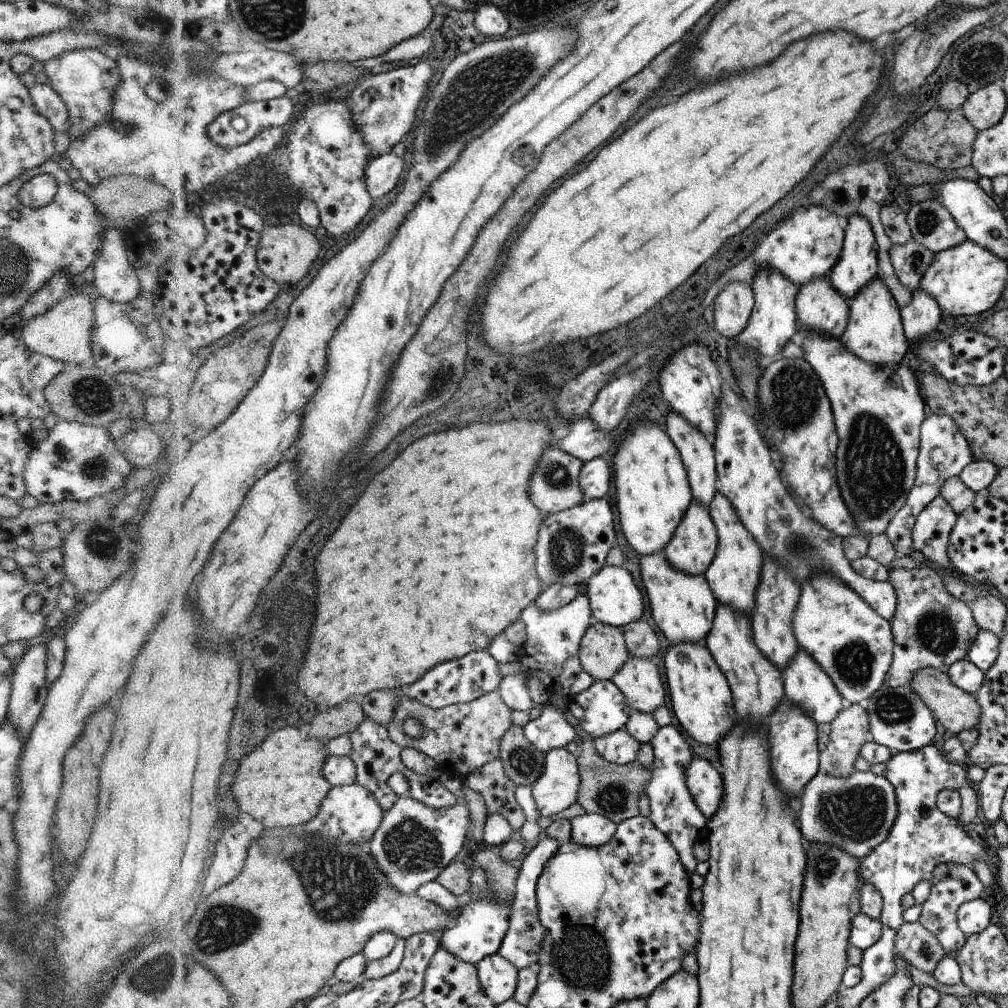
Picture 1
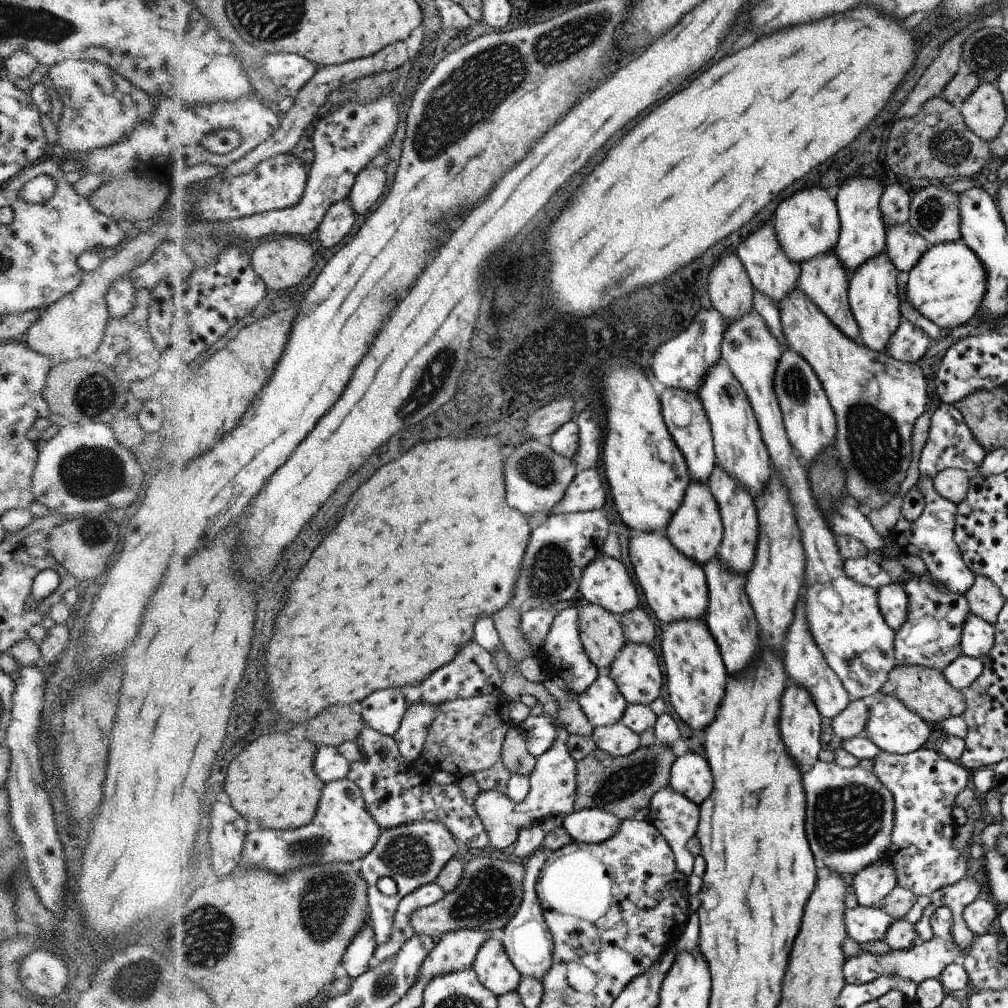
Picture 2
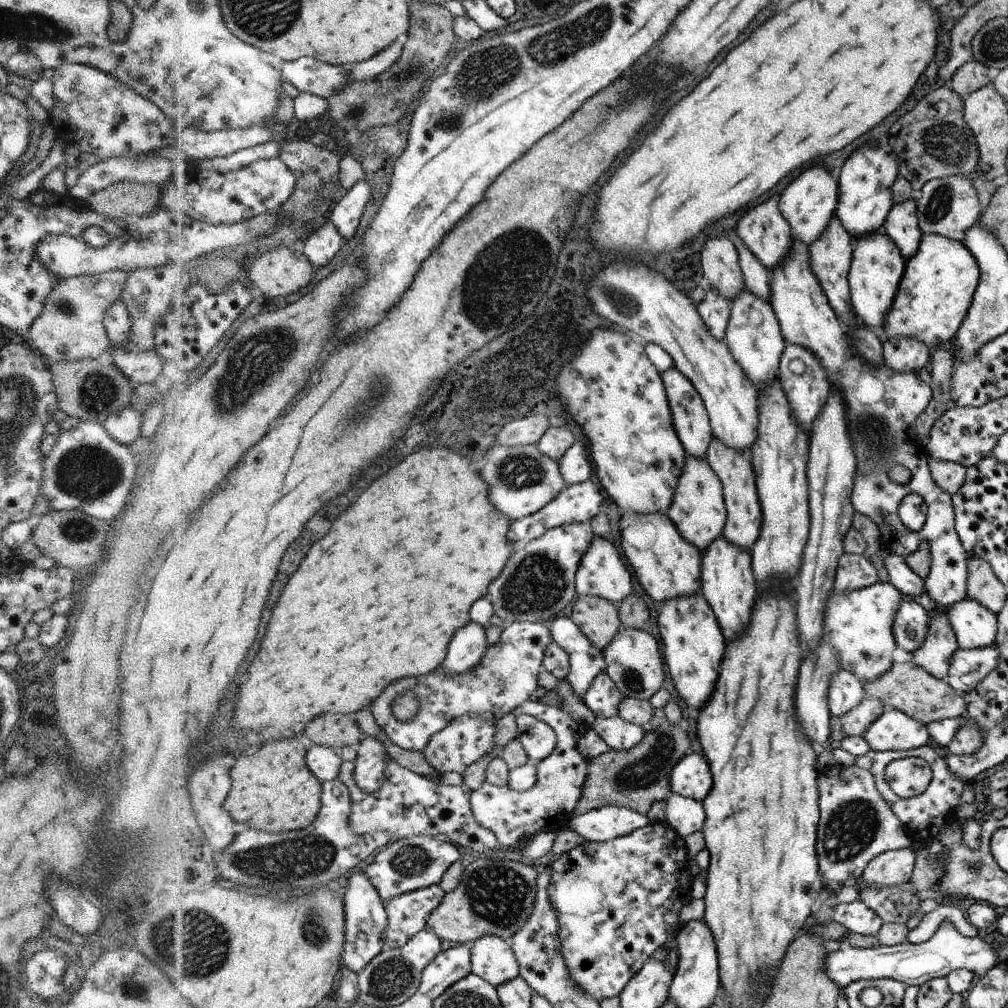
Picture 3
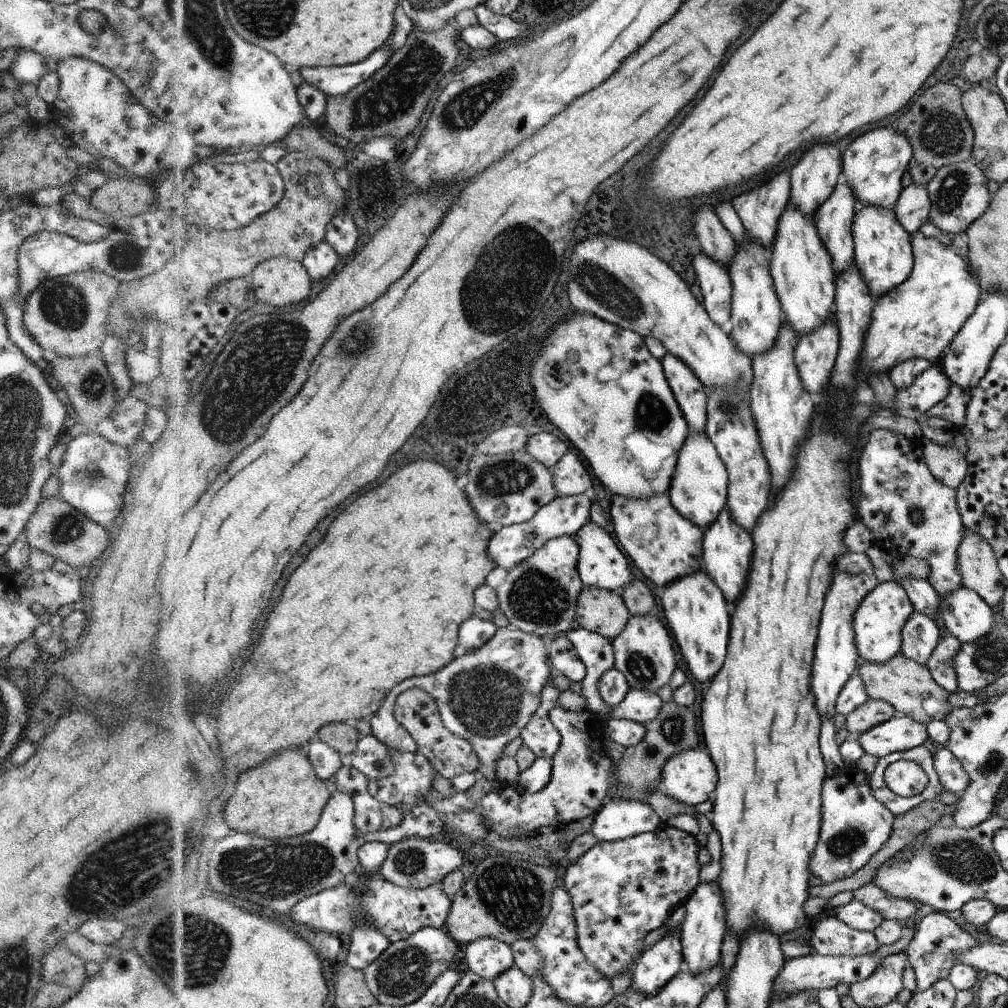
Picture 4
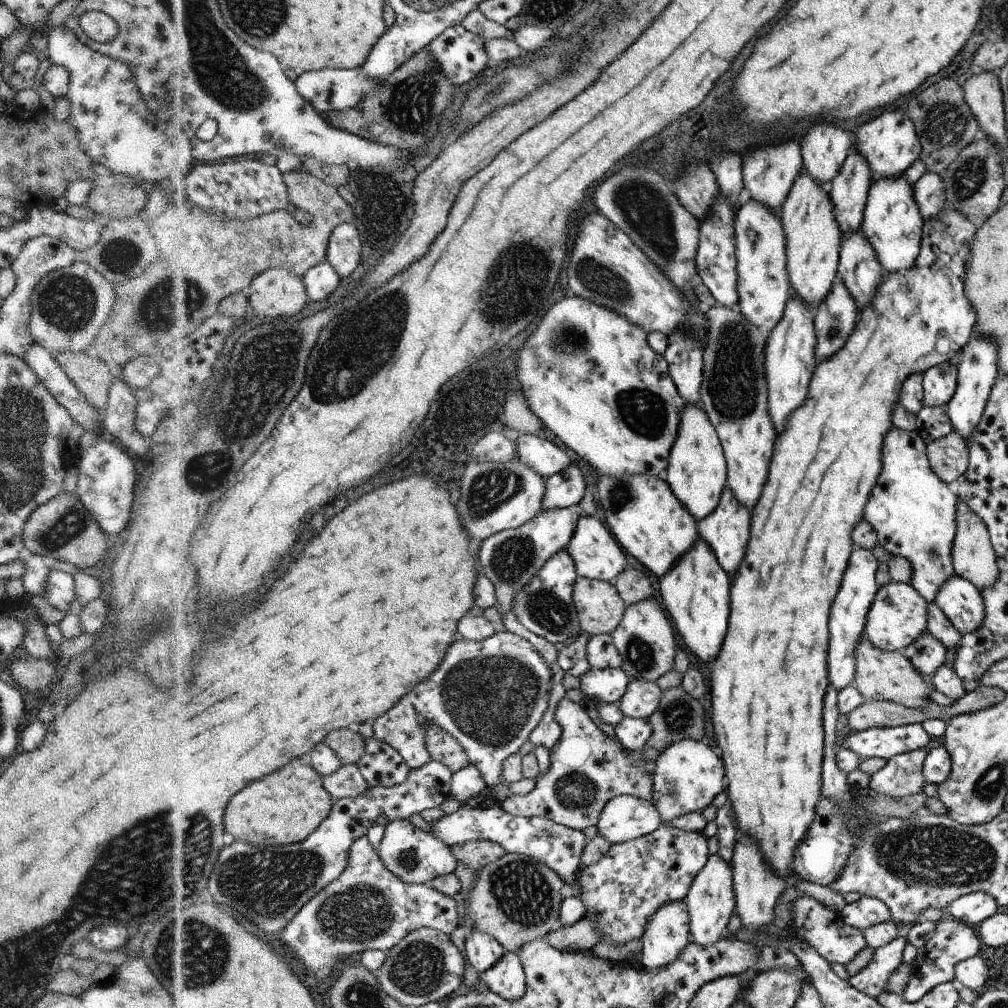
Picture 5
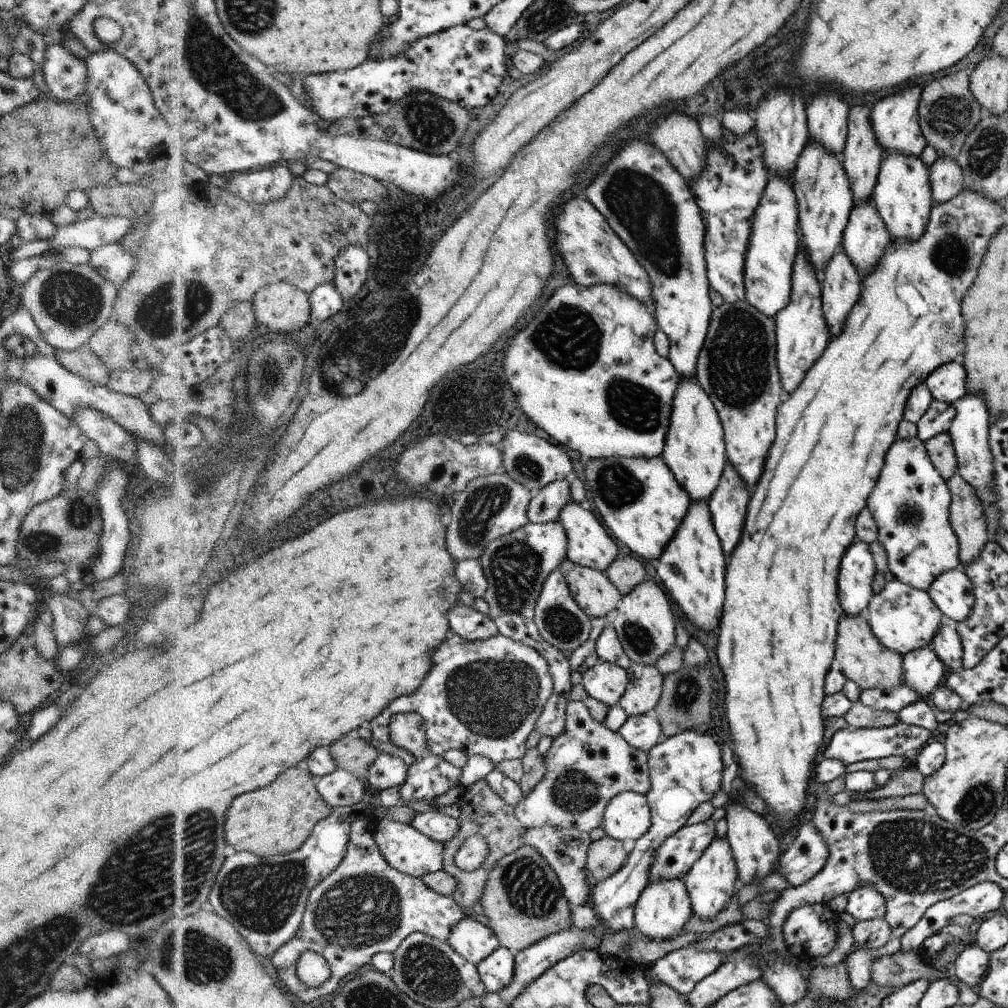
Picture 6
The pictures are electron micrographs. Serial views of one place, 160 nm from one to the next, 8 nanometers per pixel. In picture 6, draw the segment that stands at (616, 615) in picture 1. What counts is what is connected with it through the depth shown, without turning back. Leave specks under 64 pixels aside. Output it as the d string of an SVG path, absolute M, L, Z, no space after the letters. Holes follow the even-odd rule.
M570 501L567 505L564 505L559 512L558 522L566 530L568 536L567 558L572 562L605 572L616 560L618 554L616 542L608 536L608 530L604 528L604 524L592 512L583 508L580 503Z

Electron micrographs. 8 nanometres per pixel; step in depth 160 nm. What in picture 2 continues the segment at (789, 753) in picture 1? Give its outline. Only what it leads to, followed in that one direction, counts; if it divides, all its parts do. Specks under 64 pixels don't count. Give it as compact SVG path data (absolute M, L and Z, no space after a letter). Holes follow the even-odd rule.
M789 682L786 698L782 698L782 738L786 738L786 746L790 746L790 754L802 768L810 768L820 752L820 714L816 703L805 687Z

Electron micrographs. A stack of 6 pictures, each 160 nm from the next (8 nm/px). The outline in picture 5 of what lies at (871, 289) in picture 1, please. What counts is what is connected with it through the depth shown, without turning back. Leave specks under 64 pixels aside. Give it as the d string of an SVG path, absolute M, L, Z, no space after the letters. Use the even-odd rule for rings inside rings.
M904 173L894 178L873 181L866 205L865 221L862 222L860 230L874 247L885 273L905 271L916 264L924 239L925 220L917 205L916 190L907 181Z

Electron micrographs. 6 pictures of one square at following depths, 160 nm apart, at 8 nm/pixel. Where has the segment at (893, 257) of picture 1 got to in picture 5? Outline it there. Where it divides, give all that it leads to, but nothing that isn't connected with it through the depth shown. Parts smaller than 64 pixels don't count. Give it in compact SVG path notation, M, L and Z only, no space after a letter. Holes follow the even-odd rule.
M926 171L920 180L913 184L916 190L917 205L924 218L936 216L946 206L943 178L935 172Z

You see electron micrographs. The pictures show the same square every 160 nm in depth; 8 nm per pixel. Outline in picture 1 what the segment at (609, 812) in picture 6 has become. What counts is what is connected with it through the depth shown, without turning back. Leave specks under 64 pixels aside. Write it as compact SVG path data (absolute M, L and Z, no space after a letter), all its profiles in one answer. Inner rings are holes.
M582 814L571 820L571 841L583 847L601 847L616 836L617 825L601 814Z

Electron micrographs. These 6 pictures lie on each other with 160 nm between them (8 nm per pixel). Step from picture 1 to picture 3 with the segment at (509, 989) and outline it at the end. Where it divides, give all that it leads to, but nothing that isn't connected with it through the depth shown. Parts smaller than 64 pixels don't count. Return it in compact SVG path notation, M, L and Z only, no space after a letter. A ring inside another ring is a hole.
M485 935L469 945L472 950L471 972L493 987L513 981L519 975L520 963L507 940L496 935Z

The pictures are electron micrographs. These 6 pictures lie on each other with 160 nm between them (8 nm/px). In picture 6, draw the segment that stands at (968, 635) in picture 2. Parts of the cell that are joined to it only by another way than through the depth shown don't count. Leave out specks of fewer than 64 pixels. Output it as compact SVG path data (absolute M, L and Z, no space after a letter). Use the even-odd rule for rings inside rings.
M961 567L942 573L930 586L928 593L945 616L956 624L964 621L974 609L976 596L972 581Z

